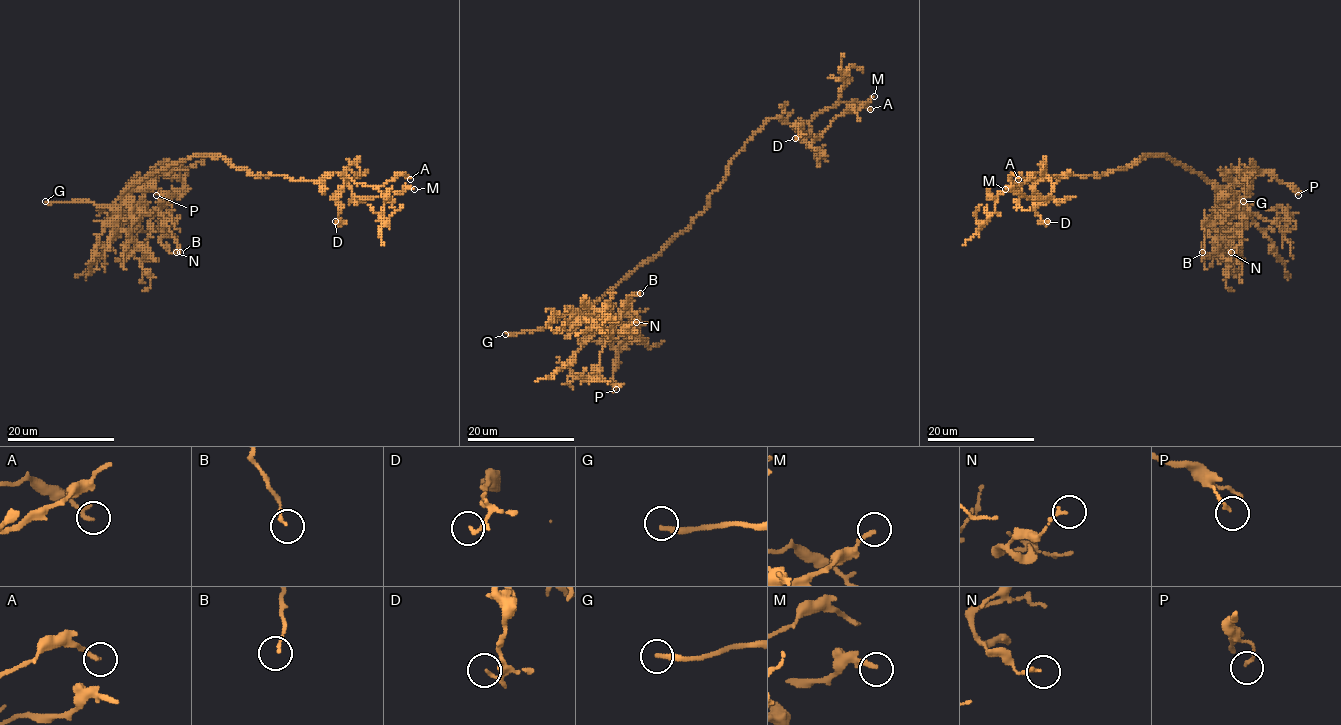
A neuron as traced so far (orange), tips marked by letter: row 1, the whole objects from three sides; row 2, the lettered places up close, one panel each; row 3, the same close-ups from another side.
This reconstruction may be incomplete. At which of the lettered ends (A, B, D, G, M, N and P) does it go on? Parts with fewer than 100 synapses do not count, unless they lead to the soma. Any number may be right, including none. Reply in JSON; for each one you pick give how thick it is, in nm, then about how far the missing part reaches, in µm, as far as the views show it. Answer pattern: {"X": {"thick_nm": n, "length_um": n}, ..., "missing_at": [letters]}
{"G": {"thick_nm": 220, "length_um": 70}, "missing_at": ["G"]}

